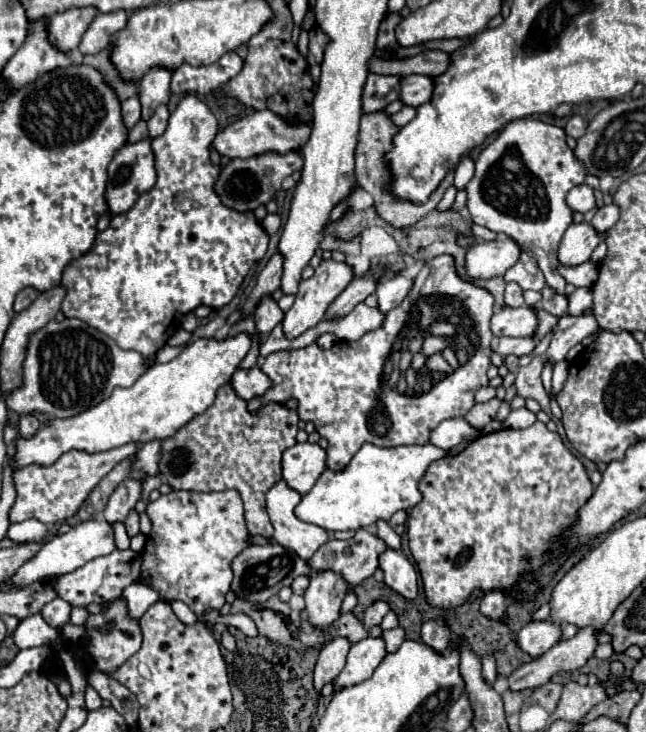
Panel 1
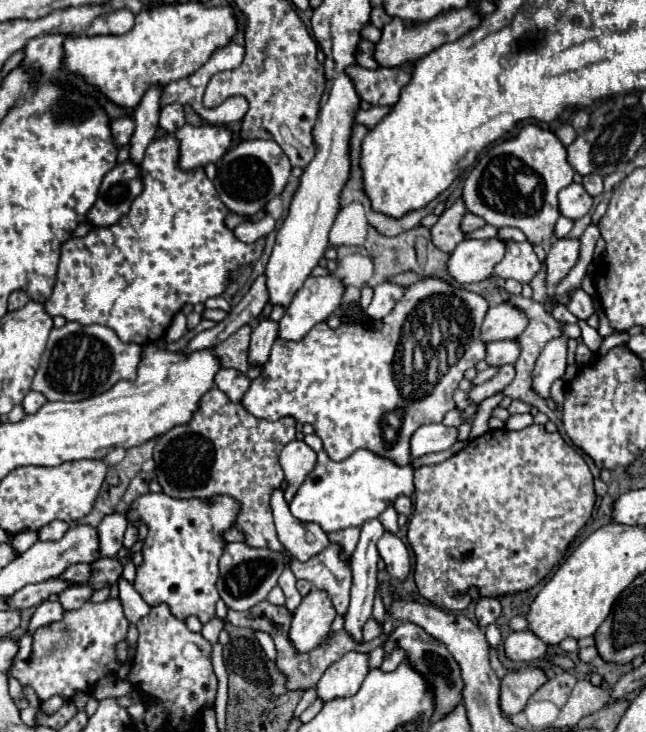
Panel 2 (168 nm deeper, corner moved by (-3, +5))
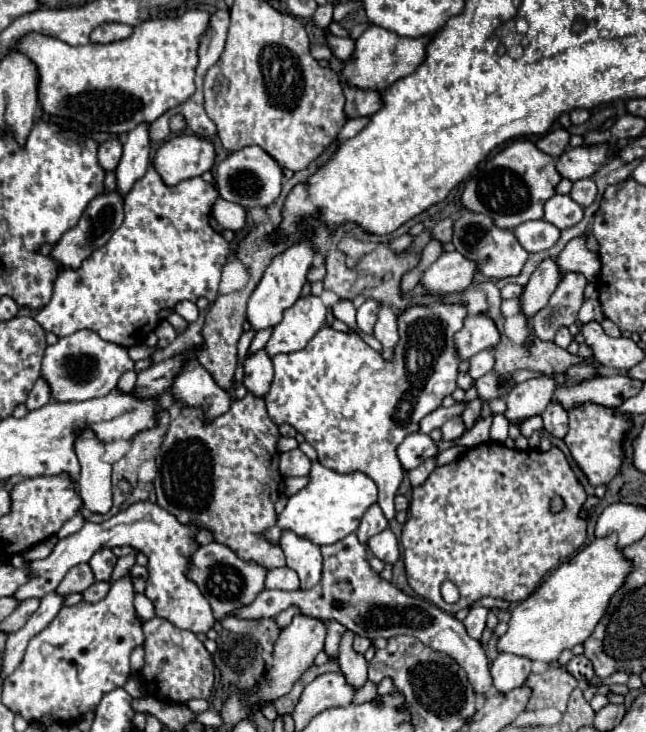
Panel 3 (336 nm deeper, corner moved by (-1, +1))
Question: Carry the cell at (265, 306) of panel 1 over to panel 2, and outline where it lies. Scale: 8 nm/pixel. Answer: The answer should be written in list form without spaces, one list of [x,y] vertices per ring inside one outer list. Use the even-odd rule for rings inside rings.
[[[262,320],[256,324],[252,338],[250,338],[250,348],[248,348],[248,362],[250,366],[264,366],[270,358],[270,348],[278,336],[278,324],[268,320]]]

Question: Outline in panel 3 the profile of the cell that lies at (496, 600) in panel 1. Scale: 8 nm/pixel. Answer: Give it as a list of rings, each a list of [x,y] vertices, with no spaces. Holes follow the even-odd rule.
[[[474,606],[470,610],[470,614],[466,616],[464,626],[472,638],[476,638],[476,640],[482,638],[482,632],[486,628],[486,616],[488,616],[488,608],[484,608],[484,606]]]

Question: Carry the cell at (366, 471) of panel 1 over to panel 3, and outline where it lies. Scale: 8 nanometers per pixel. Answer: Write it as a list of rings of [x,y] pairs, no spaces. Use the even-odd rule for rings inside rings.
[[[312,462],[308,486],[288,498],[284,512],[278,516],[278,522],[268,530],[266,538],[278,544],[282,530],[292,530],[298,536],[304,536],[318,546],[334,544],[344,536],[356,532],[364,512],[376,502],[378,502],[378,486],[374,486],[374,480],[370,476],[362,472],[338,474],[330,468],[324,468],[320,462]]]

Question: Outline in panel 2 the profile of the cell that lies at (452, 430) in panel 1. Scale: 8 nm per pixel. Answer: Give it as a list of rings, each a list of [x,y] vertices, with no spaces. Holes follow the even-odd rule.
[[[426,424],[420,426],[410,440],[410,454],[412,458],[430,454],[430,452],[440,452],[448,450],[458,436],[456,428],[448,428],[444,424]]]

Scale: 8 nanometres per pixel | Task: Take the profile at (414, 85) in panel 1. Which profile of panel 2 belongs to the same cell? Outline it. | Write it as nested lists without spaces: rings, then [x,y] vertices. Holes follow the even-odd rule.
[[[356,64],[346,68],[346,74],[352,78],[360,100],[370,106],[392,106],[400,98],[400,86],[408,82],[408,70],[404,68],[376,68],[368,70]]]

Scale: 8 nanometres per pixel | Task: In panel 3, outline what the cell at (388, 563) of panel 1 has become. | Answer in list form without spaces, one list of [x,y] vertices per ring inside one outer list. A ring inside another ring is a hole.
[[[386,528],[384,532],[372,536],[368,540],[368,548],[370,552],[380,558],[386,564],[396,564],[396,560],[400,558],[400,550],[398,550],[398,540],[396,536],[390,532],[390,528]]]

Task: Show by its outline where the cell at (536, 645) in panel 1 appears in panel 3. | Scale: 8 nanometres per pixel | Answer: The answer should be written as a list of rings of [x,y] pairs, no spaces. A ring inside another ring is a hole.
[[[498,654],[490,666],[494,688],[498,692],[508,692],[522,686],[530,674],[530,666],[530,658],[518,658],[516,654]]]

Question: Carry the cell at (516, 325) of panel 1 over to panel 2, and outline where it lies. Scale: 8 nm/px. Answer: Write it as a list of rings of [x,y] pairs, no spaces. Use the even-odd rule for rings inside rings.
[[[508,302],[494,304],[488,308],[480,326],[480,340],[486,344],[496,340],[516,340],[526,324],[528,318],[524,318],[514,306],[508,306]]]

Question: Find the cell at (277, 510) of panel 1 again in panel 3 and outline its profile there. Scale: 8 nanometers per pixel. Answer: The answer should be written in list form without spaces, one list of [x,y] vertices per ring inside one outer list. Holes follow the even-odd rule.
[[[284,530],[280,538],[280,548],[286,554],[288,568],[298,572],[300,588],[304,586],[304,590],[310,590],[320,582],[322,574],[320,546],[314,546],[314,542],[294,534],[292,530]]]

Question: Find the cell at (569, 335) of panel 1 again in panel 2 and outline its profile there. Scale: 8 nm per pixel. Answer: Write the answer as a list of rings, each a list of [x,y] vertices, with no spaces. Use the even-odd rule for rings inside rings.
[[[554,338],[548,342],[548,346],[542,350],[540,358],[536,360],[536,368],[532,372],[532,390],[548,398],[550,386],[554,380],[562,378],[566,370],[566,338]]]

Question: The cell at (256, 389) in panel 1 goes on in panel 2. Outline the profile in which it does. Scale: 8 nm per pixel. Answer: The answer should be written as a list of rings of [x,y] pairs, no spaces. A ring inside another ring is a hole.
[[[222,368],[218,370],[218,374],[214,376],[214,386],[218,390],[222,390],[232,402],[240,402],[242,396],[246,394],[248,386],[250,386],[250,380],[236,372],[236,370],[230,370],[230,368]]]

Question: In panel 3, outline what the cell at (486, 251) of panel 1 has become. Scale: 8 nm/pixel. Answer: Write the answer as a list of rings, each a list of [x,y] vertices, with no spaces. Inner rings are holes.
[[[444,252],[422,276],[422,286],[428,292],[454,294],[466,290],[474,274],[478,272],[478,262],[454,252]]]

